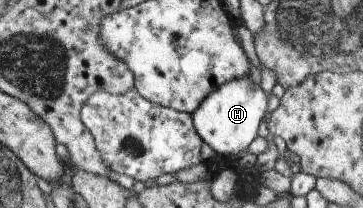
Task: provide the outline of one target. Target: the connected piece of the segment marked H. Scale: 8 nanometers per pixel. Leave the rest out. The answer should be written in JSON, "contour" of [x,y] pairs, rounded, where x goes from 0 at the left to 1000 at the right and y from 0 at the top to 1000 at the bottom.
{"contour":[[[686,365],[636,385],[595,418],[523,553],[529,606],[554,678],[570,688],[603,750],[631,769],[636,750],[669,745],[708,654],[708,606],[733,553],[736,466],[716,413],[697,404]]]}

